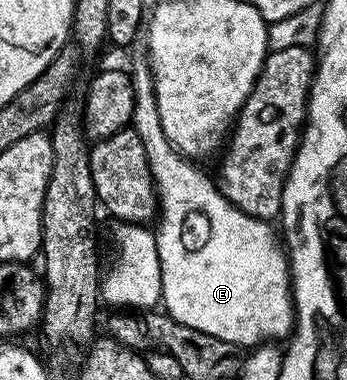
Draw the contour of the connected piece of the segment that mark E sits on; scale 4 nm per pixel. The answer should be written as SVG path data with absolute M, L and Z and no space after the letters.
M147 65L140 66L137 70L133 69L131 71L132 83L134 84L134 112L132 113L132 121L130 123L131 129L134 129L138 132L138 140L142 140L142 148L146 148L146 158L150 160L150 172L152 173L152 179L154 180L154 184L156 185L156 197L158 199L158 221L154 226L154 233L156 235L156 243L158 244L158 260L160 261L160 267L162 268L162 306L166 313L174 319L176 322L181 322L182 324L186 324L190 328L194 328L198 332L206 332L210 336L218 336L218 340L226 340L230 343L231 346L235 346L237 348L245 348L244 346L248 346L247 348L255 348L260 346L261 344L267 343L269 340L276 340L272 338L284 338L287 339L289 335L293 333L294 330L294 295L290 289L290 263L288 261L288 255L282 249L281 239L278 237L277 231L276 234L271 229L273 228L269 223L263 222L260 218L255 218L254 216L250 216L246 212L242 212L237 206L234 205L230 200L226 200L224 195L220 193L220 187L217 185L215 181L212 182L207 178L206 175L203 174L202 171L199 170L197 163L195 161L189 160L184 157L183 154L180 153L179 150L176 149L174 144L170 144L170 140L166 140L166 132L162 132L162 119L158 116L158 104L156 103L156 93L154 92L154 84L152 83L152 75L150 73L149 67Z

